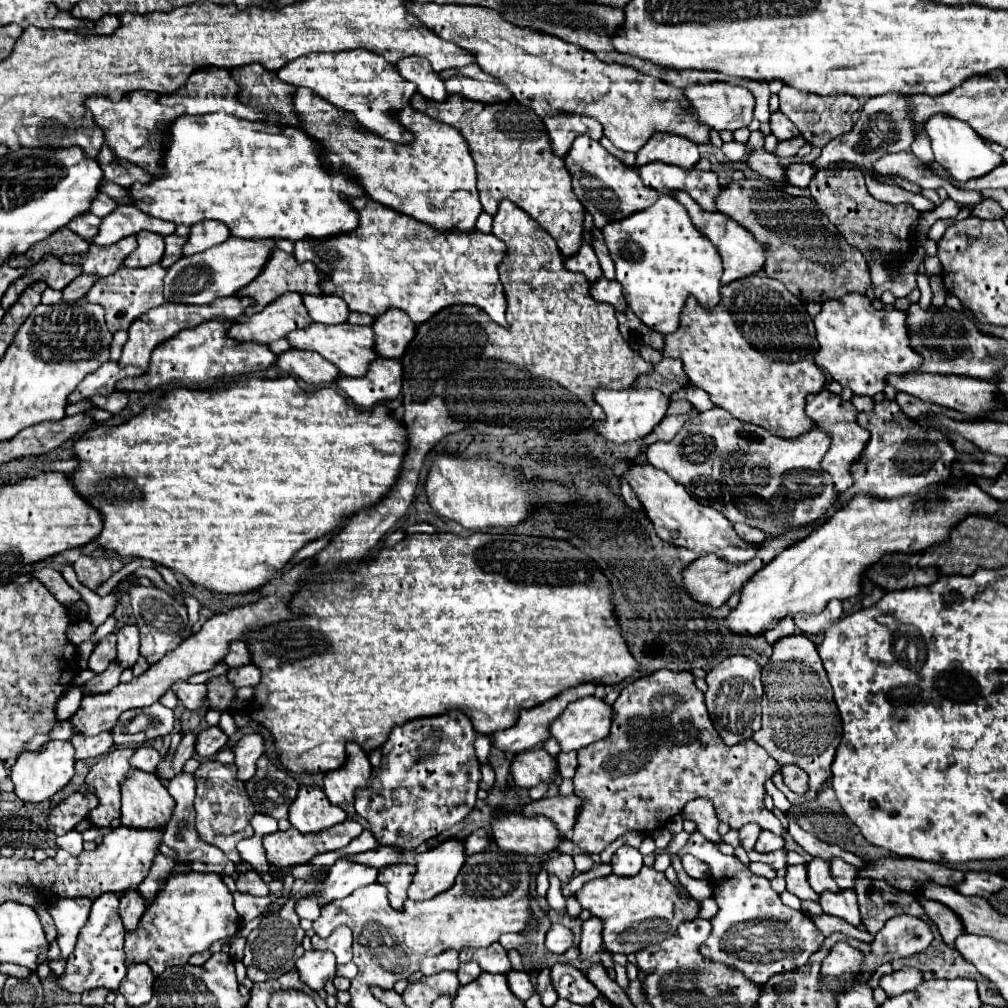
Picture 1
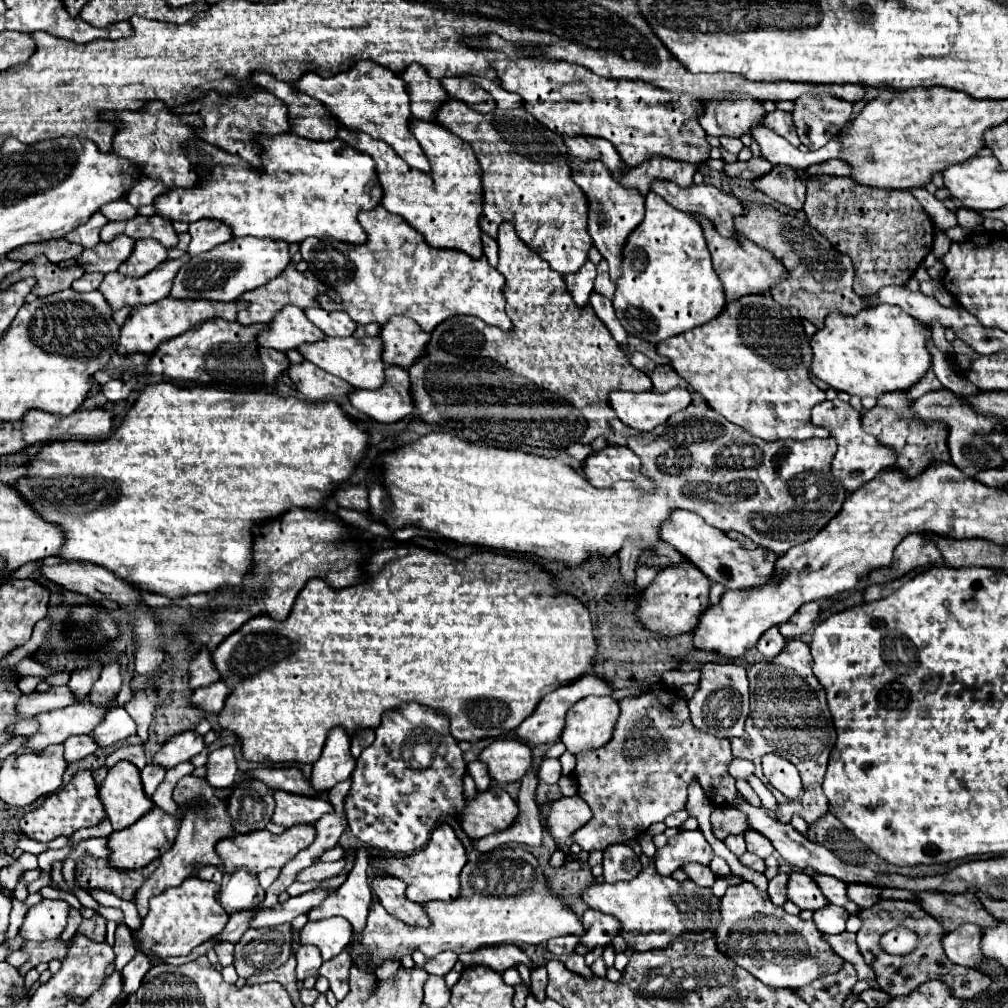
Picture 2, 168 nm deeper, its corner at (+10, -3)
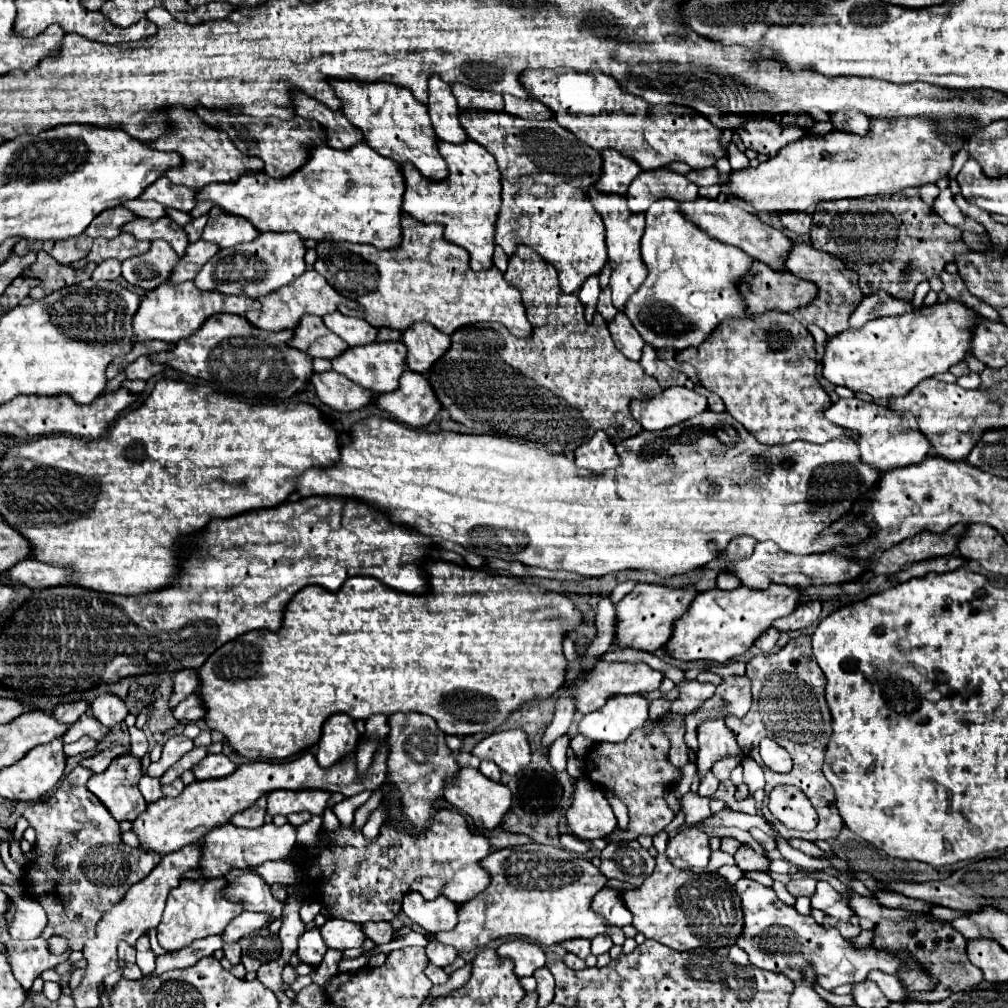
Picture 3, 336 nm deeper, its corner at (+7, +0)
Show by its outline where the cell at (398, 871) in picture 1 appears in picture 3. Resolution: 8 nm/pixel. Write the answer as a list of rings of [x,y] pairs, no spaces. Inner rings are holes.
[[[407,892],[401,902],[401,912],[425,932],[451,930],[457,924],[457,904],[443,896],[427,902],[419,892]]]

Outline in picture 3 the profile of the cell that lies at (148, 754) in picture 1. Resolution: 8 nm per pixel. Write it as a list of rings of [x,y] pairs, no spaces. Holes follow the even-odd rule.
[[[113,746],[83,760],[81,766],[77,766],[47,800],[27,807],[23,814],[37,832],[35,850],[39,852],[37,860],[31,862],[31,888],[25,888],[25,892],[33,898],[41,898],[49,916],[49,924],[41,938],[19,942],[9,940],[5,944],[13,974],[25,990],[31,988],[33,980],[43,970],[65,962],[69,952],[83,950],[85,942],[95,938],[95,930],[103,918],[103,912],[121,902],[121,894],[127,892],[135,882],[143,880],[161,860],[159,854],[143,854],[139,848],[121,844],[119,824],[115,818],[111,818],[101,800],[87,790],[87,780],[93,776],[93,772],[103,772],[109,768],[113,758],[127,752],[129,748],[125,746]],[[55,934],[67,938],[69,942],[69,950],[63,956],[53,956],[47,950],[47,938]]]

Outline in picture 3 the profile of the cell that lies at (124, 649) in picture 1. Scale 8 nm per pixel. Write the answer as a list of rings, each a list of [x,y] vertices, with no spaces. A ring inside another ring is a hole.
[[[101,694],[99,698],[95,698],[91,702],[91,712],[95,718],[99,718],[99,722],[103,722],[105,726],[117,726],[119,722],[125,720],[125,716],[129,714],[127,704],[123,698],[119,698],[117,694]]]

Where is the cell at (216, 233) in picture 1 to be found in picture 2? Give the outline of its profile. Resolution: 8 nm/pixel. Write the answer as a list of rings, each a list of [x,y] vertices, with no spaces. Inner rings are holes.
[[[200,219],[200,221],[192,223],[190,235],[192,235],[192,241],[190,241],[188,253],[192,257],[232,239],[232,231],[228,229],[228,225],[224,225],[220,221],[208,221],[208,219]]]

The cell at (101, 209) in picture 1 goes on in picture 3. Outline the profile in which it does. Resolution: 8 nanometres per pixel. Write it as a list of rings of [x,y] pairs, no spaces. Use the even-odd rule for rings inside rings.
[[[135,198],[135,202],[123,202],[123,208],[131,210],[137,218],[151,218],[157,220],[161,216],[165,216],[165,206],[159,202],[143,202],[139,198]]]

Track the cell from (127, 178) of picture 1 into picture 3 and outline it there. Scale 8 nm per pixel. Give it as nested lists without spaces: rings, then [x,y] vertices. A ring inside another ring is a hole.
[[[161,176],[151,186],[147,186],[147,190],[143,190],[143,194],[139,198],[155,200],[155,202],[161,202],[163,206],[177,208],[181,212],[191,212],[195,206],[195,202],[191,202],[193,196],[195,196],[195,192],[191,192],[187,186],[177,186],[177,184],[169,182],[167,176]]]

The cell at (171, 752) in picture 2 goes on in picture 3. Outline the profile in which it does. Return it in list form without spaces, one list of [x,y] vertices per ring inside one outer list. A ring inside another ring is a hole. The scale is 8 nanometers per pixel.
[[[173,736],[173,738],[169,738],[169,740],[165,742],[165,746],[163,746],[161,758],[159,758],[157,762],[151,762],[151,764],[149,764],[147,774],[159,778],[159,776],[165,774],[183,754],[187,754],[193,746],[195,746],[193,740],[187,740],[187,738],[183,738],[183,736]]]

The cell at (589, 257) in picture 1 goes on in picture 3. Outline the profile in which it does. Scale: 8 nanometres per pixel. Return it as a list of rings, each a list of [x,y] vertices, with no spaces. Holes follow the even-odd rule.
[[[589,276],[585,280],[585,284],[581,286],[579,290],[579,300],[581,304],[585,306],[585,318],[591,322],[593,314],[595,314],[595,308],[597,308],[597,296],[601,292],[601,286],[599,286],[599,276]]]

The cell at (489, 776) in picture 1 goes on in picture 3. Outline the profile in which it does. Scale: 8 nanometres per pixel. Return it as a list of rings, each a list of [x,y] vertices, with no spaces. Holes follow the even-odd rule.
[[[483,760],[483,762],[481,762],[481,766],[479,766],[479,772],[481,772],[483,776],[487,776],[487,778],[495,780],[495,782],[499,782],[499,780],[501,780],[501,770],[499,770],[499,768],[497,768],[497,764],[495,764],[495,762],[491,762],[491,760]]]

